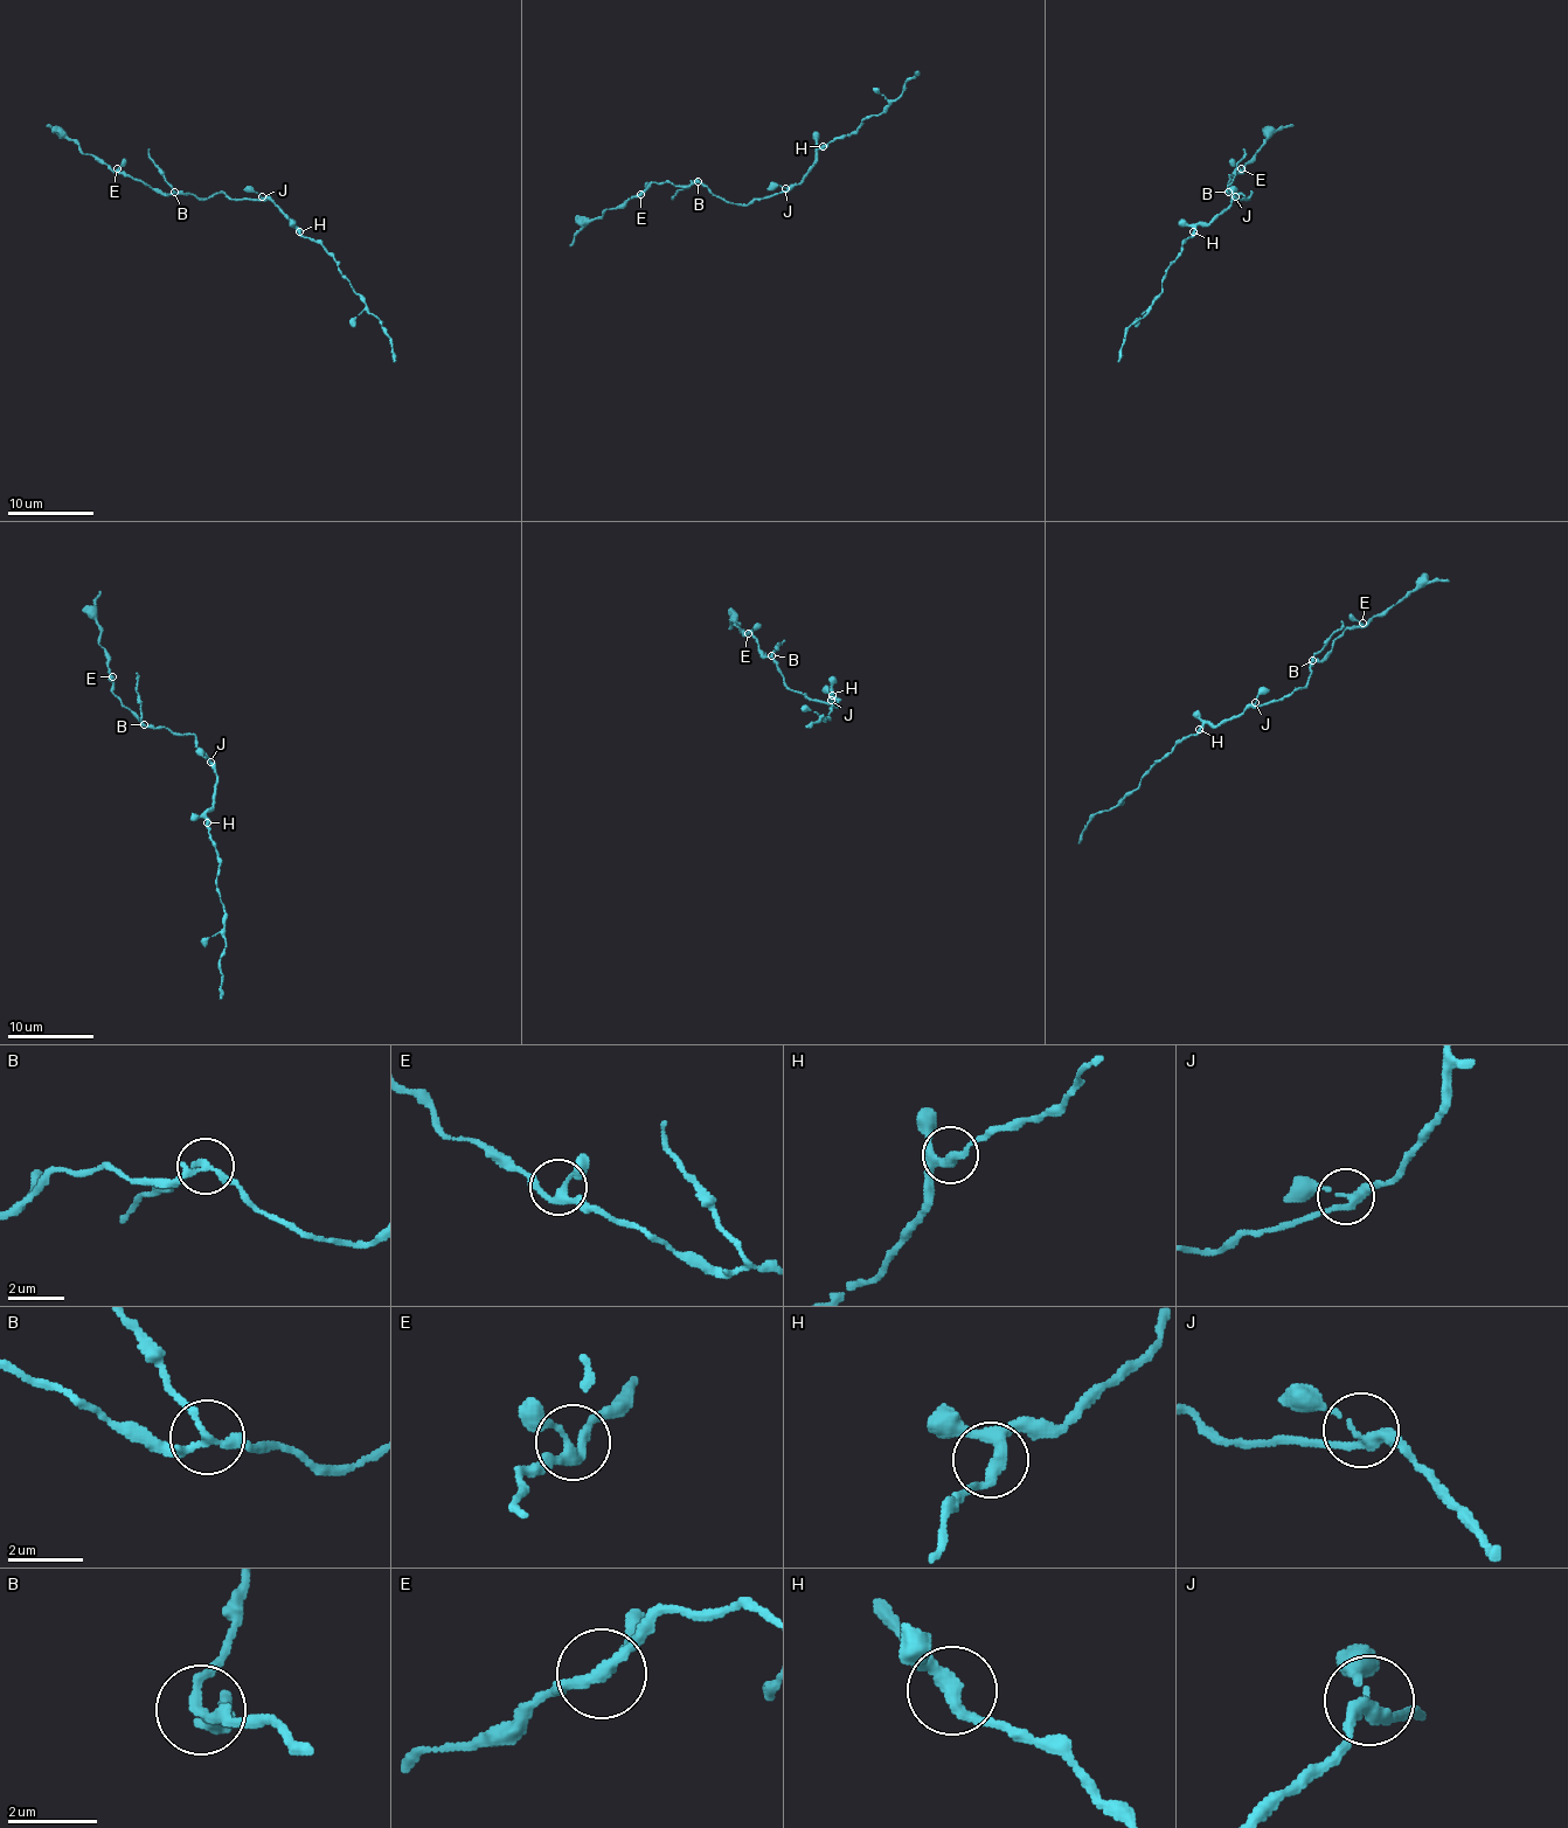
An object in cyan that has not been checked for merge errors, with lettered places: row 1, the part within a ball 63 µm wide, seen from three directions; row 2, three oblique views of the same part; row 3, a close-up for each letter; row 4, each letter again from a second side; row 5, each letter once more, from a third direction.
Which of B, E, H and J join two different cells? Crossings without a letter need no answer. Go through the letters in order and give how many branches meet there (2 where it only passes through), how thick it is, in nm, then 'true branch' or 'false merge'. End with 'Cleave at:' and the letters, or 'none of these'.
B: 3 | 190 nm | false merge
E: 3 | 220 nm | true branch
H: 3 | 280 nm | true branch
J: 3 | 240 nm | true branch
Cleave at: B

